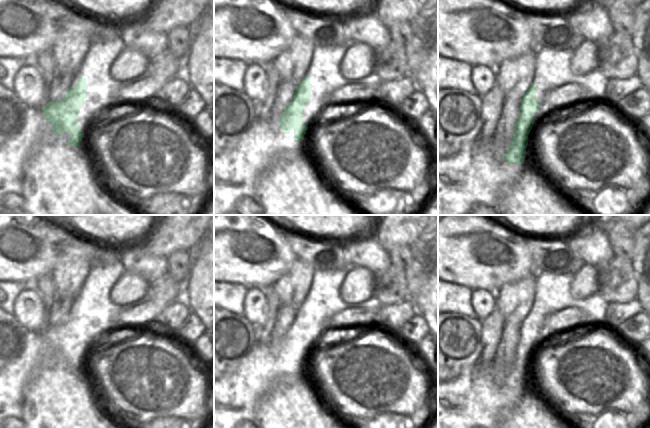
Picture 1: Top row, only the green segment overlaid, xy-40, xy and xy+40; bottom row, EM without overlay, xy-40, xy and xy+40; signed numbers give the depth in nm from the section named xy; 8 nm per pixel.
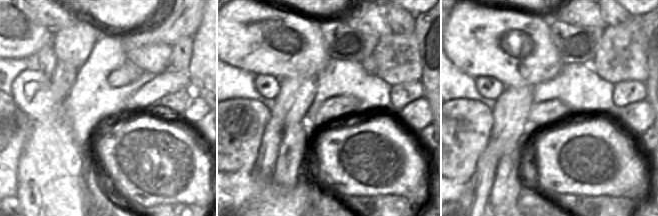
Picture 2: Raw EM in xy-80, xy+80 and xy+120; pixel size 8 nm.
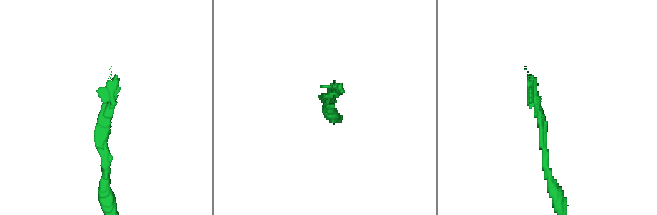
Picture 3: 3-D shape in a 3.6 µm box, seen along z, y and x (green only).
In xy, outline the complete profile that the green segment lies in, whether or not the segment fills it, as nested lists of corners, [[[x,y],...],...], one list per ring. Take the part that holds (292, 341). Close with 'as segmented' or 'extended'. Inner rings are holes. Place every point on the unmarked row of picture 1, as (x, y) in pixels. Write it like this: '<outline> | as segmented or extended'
[[[303,302],[295,310],[291,306],[280,304],[276,311],[276,321],[272,329],[272,338],[280,342],[280,351],[283,358],[294,354],[294,365],[302,366],[308,353],[303,348],[302,339],[308,331],[308,323],[312,321],[310,315],[313,309],[309,302]]] | extended

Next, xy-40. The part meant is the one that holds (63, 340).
[[[54,289],[54,303],[48,314],[48,327],[45,332],[42,333],[46,339],[46,345],[52,349],[52,356],[55,356],[59,361],[65,356],[70,357],[70,363],[68,364],[69,370],[80,370],[84,356],[81,355],[80,349],[78,347],[78,339],[80,333],[84,331],[84,323],[88,321],[86,314],[88,309],[86,303],[80,301],[72,313],[70,310],[73,304],[73,298],[65,295],[59,294]]] | extended

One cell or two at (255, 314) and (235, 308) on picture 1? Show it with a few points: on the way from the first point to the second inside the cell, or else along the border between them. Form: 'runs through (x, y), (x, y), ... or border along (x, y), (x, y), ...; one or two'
border along (248, 288), (244, 297), (244, 312), (241, 315); two

